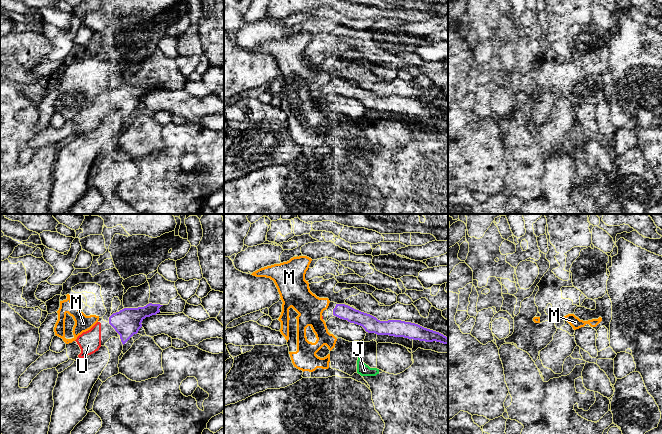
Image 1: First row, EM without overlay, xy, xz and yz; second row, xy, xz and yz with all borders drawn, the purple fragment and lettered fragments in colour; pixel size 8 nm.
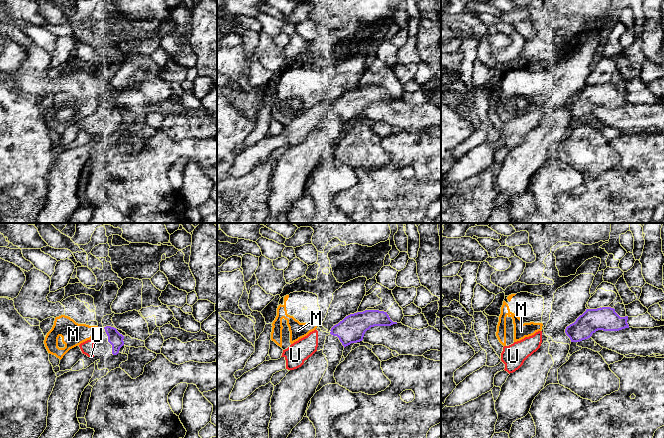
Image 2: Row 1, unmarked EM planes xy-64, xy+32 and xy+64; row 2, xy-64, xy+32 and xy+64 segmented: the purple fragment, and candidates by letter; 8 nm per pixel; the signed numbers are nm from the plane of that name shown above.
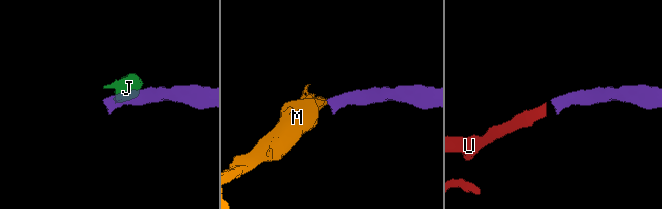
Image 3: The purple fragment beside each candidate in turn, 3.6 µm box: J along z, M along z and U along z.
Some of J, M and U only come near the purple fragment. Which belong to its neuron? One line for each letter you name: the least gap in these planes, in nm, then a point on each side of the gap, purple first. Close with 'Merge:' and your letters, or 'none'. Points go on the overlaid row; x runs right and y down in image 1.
U: gap 70 nm; span xy (109, 323), (100, 323)
Merge: U

